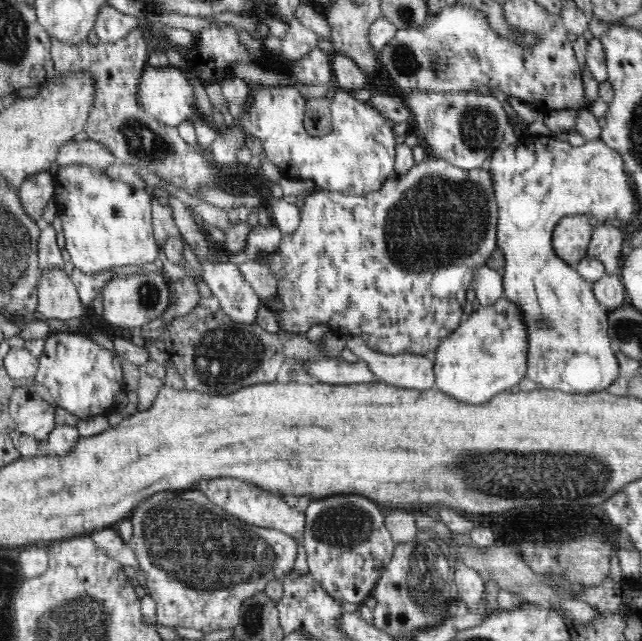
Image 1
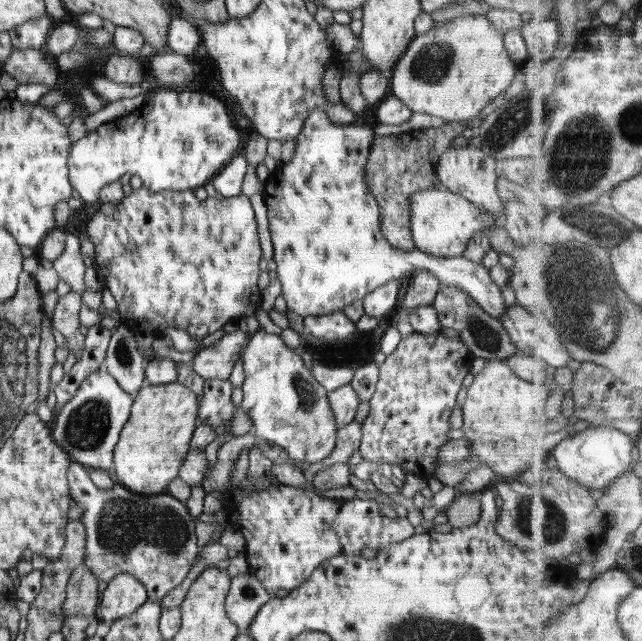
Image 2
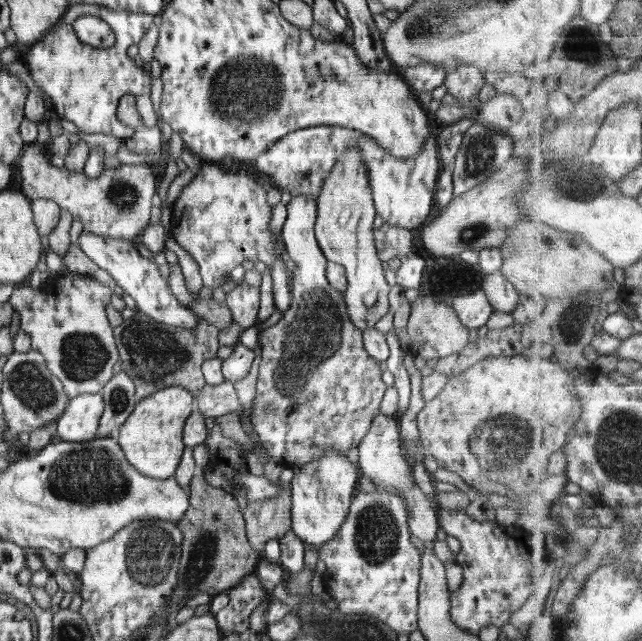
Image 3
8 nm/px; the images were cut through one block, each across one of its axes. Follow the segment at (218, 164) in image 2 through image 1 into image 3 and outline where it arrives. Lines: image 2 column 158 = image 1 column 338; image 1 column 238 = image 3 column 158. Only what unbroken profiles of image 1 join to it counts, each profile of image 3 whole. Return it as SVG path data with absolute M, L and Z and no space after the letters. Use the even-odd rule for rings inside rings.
M86 3L69 5L61 21L39 42L32 45L26 64L35 86L46 93L59 116L74 122L86 134L110 134L126 140L134 136L135 130L130 125L123 124L116 115L118 102L126 94L131 94L136 99L136 110L144 126L159 124L150 98L151 72L146 72L144 67L136 66L135 60L127 54L128 48L140 43L144 34L148 33L153 18L146 14L111 12L109 16L114 34L113 46L102 44L96 49L80 43L78 34L74 31L74 22L84 15L96 15L101 18L105 13L103 6Z

